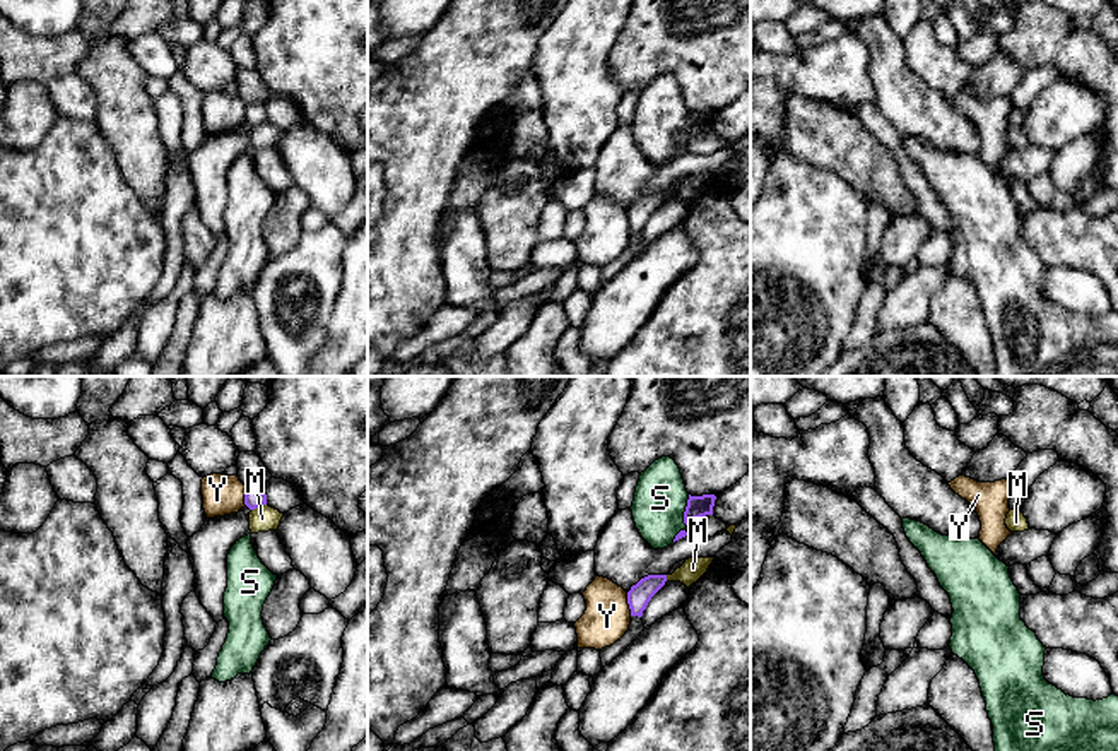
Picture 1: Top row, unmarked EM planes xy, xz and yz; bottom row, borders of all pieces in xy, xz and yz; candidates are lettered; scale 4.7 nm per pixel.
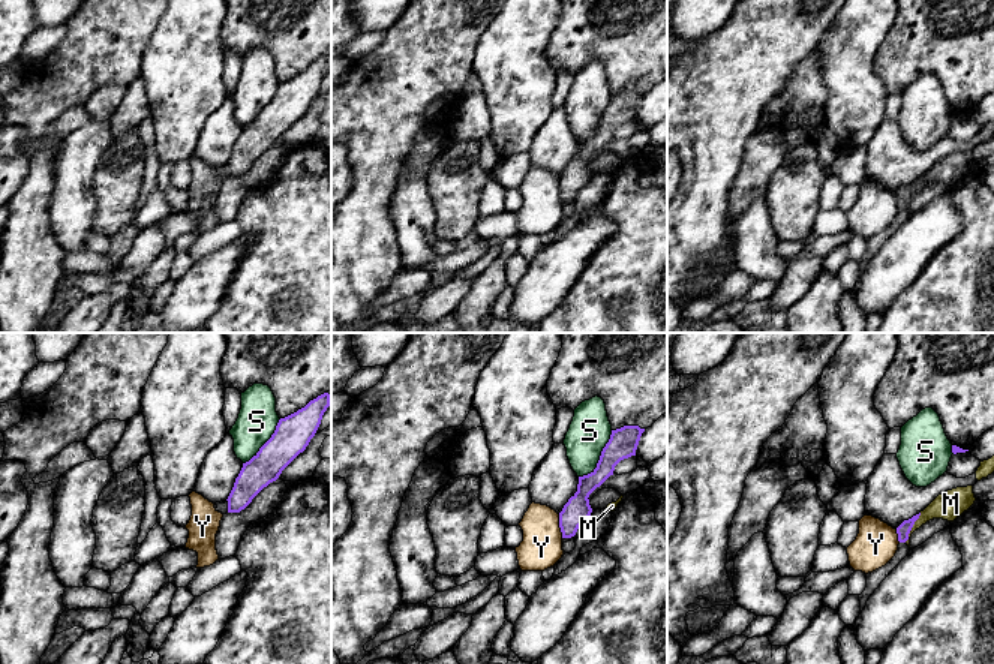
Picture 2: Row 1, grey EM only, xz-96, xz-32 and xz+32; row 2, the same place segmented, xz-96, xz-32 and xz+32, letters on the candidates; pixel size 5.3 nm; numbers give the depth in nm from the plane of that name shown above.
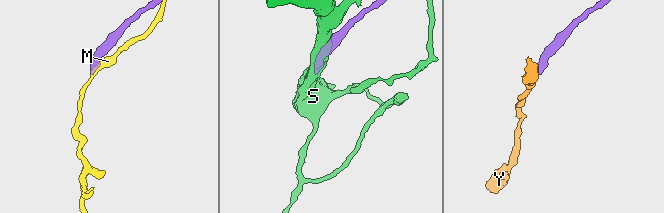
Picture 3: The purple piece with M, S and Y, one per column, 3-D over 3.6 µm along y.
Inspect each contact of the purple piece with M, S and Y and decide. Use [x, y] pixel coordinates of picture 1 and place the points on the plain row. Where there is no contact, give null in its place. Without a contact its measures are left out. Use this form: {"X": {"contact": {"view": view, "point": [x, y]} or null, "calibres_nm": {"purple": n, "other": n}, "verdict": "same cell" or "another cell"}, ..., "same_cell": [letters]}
{"M": {"contact": {"view": "xy", "point": [258, 122]}, "calibres_nm": {"purple": 100, "other": 120}, "verdict": "another cell"}, "S": {"contact": {"view": "xz", "point": [686, 127]}, "calibres_nm": {"purple": 100, "other": 240}, "verdict": "another cell"}, "Y": {"contact": {"view": "xz", "point": [628, 219]}, "calibres_nm": {"purple": 110, "other": 220}, "verdict": "another cell"}, "same_cell": []}

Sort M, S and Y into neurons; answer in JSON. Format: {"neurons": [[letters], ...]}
{"neurons": [["M"], ["S"], ["Y"]]}

